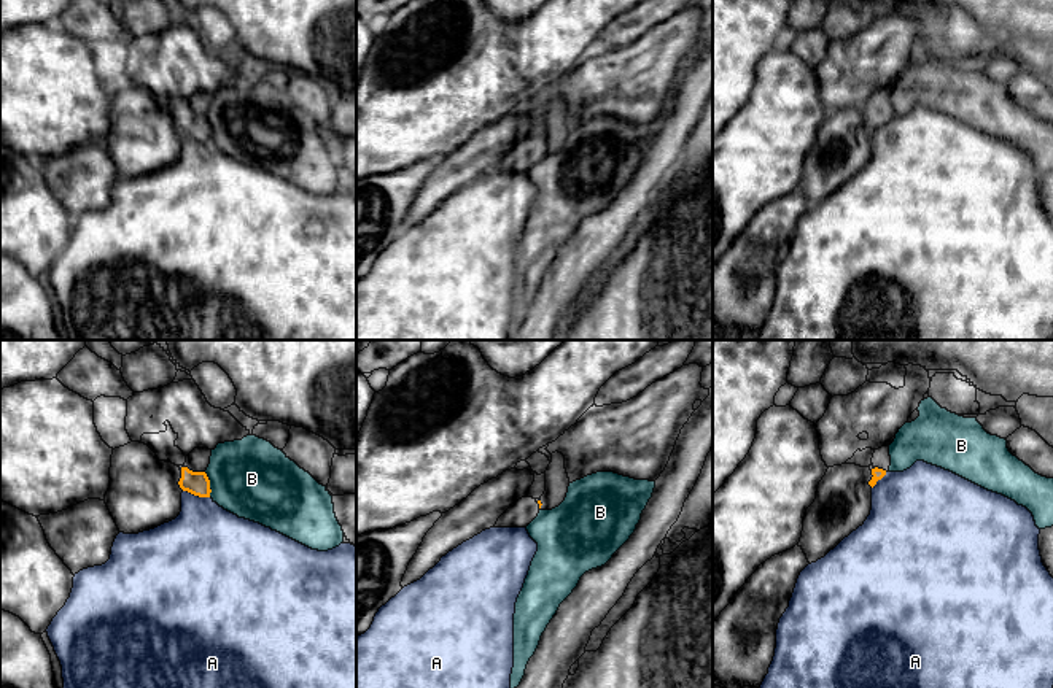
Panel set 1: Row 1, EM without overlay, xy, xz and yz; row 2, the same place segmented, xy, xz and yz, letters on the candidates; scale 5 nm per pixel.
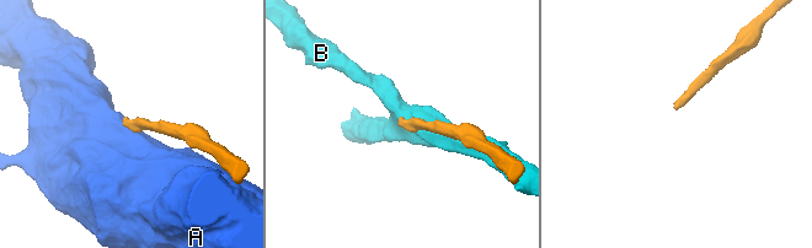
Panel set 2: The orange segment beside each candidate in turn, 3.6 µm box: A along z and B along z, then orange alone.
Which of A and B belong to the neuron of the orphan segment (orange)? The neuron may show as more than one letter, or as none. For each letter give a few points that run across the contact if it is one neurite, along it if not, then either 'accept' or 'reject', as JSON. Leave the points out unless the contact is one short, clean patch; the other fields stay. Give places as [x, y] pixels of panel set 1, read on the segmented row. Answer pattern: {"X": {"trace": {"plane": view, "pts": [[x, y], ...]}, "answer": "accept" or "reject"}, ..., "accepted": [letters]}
{"A": {"trace": {"plane": "xy", "pts": [[183, 490], [209, 498]]}, "answer": "reject"}, "B": {"answer": "reject"}, "accepted": []}

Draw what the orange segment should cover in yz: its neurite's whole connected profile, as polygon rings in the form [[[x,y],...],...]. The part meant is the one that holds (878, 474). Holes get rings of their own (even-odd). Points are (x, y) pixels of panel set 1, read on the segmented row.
[[[889,445],[875,450],[872,464],[873,464],[872,469],[873,477],[868,481],[868,485],[873,488],[876,481],[881,480],[889,472],[889,466],[891,466]]]

